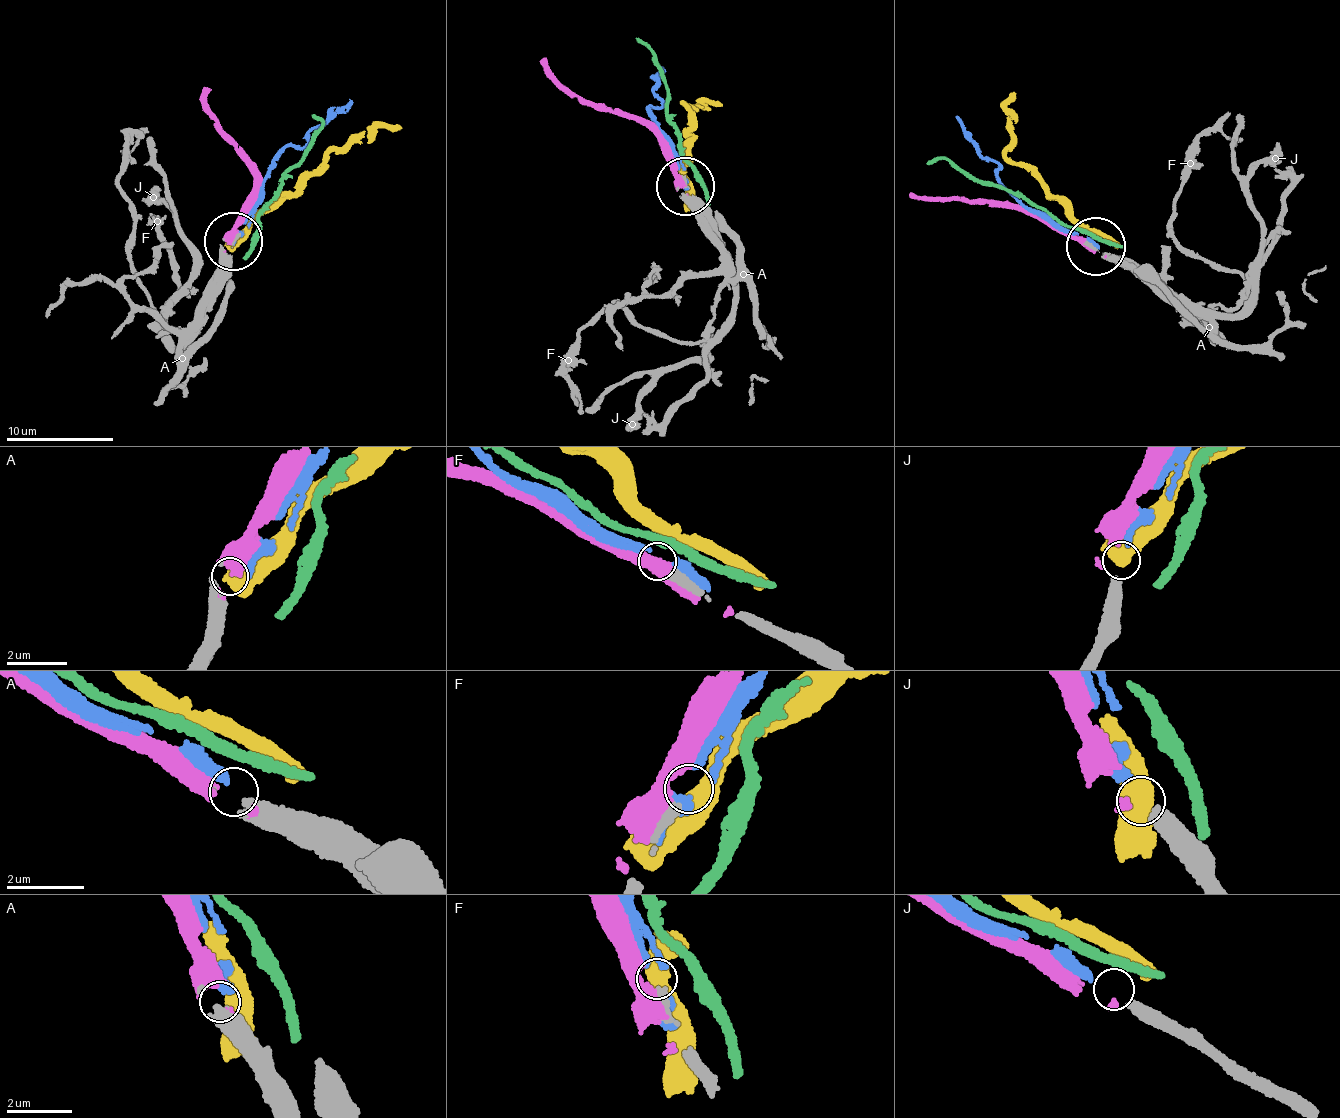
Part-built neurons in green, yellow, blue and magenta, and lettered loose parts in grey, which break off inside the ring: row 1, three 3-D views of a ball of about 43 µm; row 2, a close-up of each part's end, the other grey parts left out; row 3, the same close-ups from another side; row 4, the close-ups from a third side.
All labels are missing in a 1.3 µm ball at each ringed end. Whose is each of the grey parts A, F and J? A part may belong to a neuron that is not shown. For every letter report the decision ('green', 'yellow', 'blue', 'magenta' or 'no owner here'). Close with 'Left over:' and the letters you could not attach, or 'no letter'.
A: magenta
F: no owner here
J: blue
Left over: F

